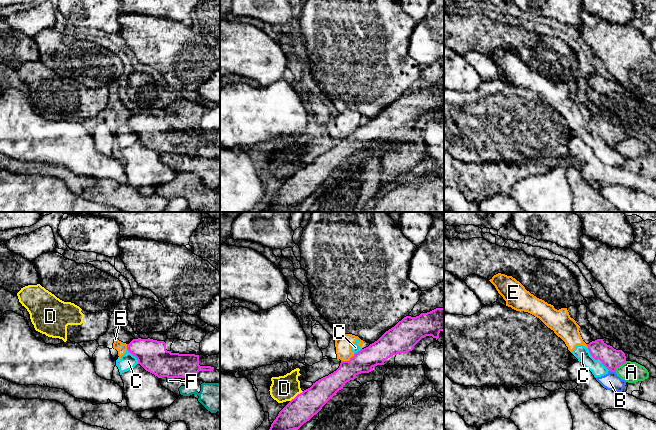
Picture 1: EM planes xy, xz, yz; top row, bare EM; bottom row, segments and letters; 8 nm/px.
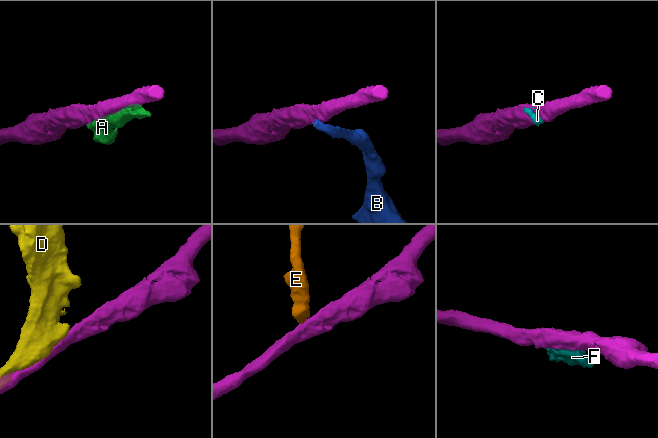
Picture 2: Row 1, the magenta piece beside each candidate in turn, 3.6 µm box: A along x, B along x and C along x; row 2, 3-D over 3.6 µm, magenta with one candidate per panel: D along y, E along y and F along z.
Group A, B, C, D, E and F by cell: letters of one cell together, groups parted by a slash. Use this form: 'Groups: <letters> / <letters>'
Groups: A F / B C E / D

